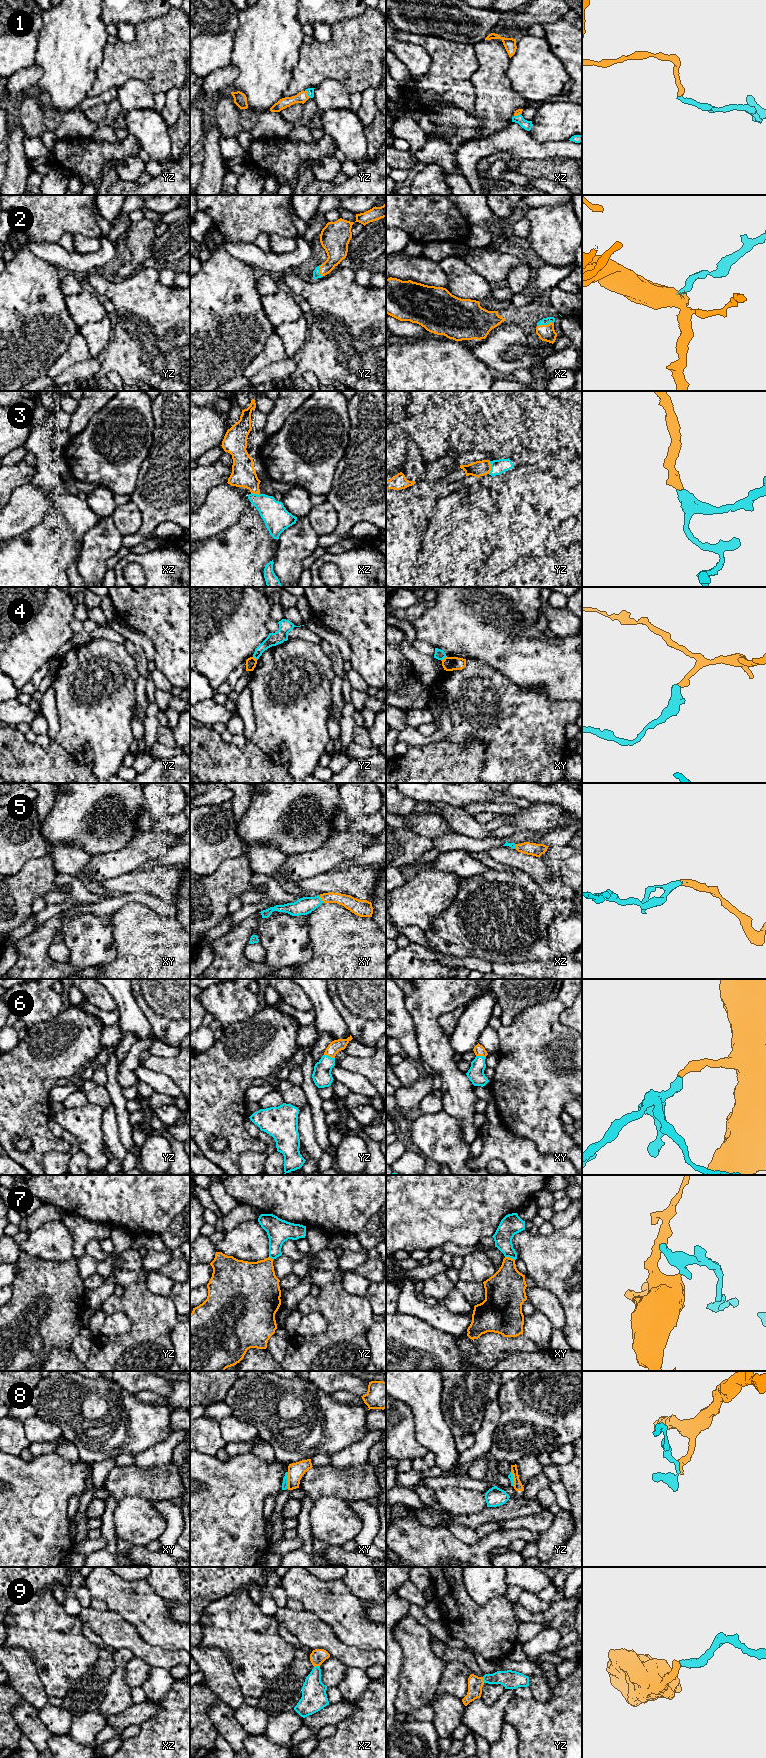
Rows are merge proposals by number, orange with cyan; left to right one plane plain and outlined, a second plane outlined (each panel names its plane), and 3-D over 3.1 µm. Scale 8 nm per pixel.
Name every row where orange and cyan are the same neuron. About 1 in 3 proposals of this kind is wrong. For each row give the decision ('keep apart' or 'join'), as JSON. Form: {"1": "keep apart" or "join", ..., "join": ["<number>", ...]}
{"1": "join", "2": "join", "3": "join", "4": "keep apart", "5": "join", "6": "join", "7": "keep apart", "8": "keep apart", "9": "join", "join": ["1", "2", "3", "5", "6", "9"]}

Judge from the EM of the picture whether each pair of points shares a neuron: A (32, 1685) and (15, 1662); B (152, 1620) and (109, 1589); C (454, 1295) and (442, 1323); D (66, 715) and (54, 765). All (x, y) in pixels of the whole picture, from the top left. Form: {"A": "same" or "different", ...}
{"A": "same", "B": "same", "C": "different", "D": "different"}

